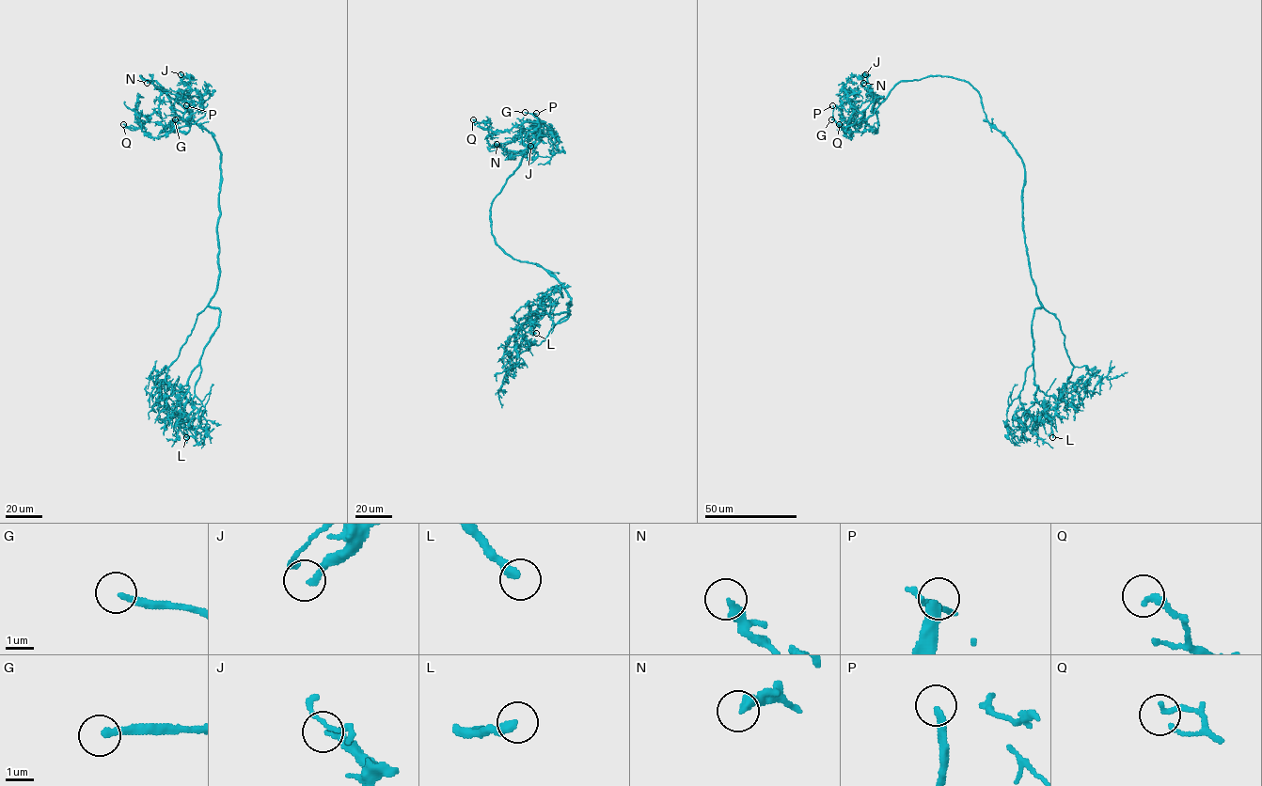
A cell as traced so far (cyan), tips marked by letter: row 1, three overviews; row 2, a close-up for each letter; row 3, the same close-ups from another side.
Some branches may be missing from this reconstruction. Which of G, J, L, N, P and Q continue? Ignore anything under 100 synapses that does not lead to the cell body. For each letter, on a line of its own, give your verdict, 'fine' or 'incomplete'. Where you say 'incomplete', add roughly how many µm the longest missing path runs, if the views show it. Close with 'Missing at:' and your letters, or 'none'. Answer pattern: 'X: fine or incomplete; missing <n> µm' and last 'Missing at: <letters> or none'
G: incomplete; missing 50 µm
J: fine
L: fine
N: fine
P: incomplete; missing 60 µm
Q: fine
Missing at: G, P

